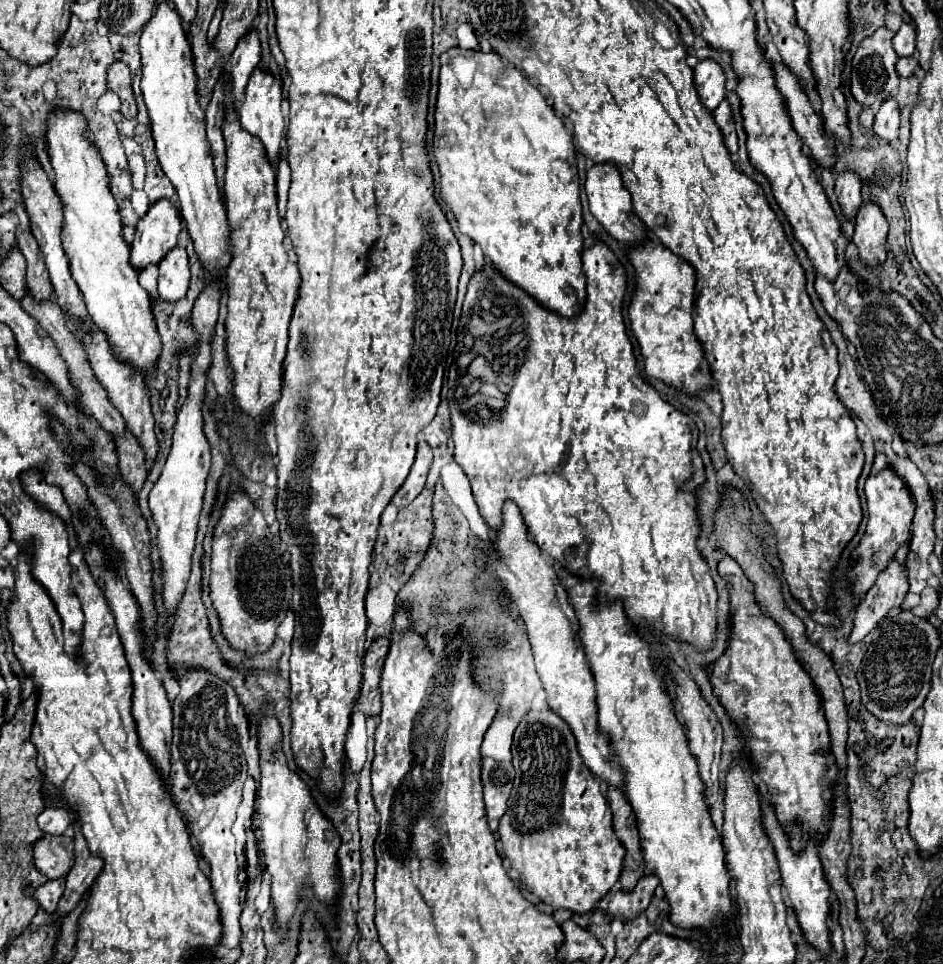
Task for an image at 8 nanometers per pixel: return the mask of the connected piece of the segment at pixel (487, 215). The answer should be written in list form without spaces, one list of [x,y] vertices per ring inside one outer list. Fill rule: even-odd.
[[[452,48],[440,56],[440,62],[442,62],[442,70],[440,70],[440,90],[438,90],[438,104],[436,104],[434,156],[436,156],[438,168],[440,168],[442,198],[448,202],[448,206],[456,214],[460,232],[470,236],[472,242],[482,248],[484,256],[492,262],[492,266],[496,270],[500,270],[500,274],[504,274],[504,278],[508,278],[508,282],[512,282],[514,286],[520,286],[528,296],[536,298],[544,308],[560,314],[564,318],[578,316],[586,302],[586,278],[582,272],[582,224],[584,224],[584,220],[582,220],[582,206],[580,206],[580,198],[578,198],[580,184],[578,184],[578,168],[576,168],[576,152],[574,152],[572,132],[566,130],[564,122],[548,106],[548,102],[540,94],[540,90],[534,88],[520,70],[516,70],[512,64],[504,62],[498,54],[484,54],[482,50],[468,52],[462,48]],[[456,56],[466,56],[476,62],[476,74],[474,74],[472,86],[466,90],[460,86],[460,82],[456,80],[454,72],[452,72],[452,60]]]

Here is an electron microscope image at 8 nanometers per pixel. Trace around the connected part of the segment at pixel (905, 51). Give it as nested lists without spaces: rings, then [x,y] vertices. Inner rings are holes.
[[[902,24],[900,30],[896,32],[896,36],[892,38],[892,44],[894,44],[894,50],[898,52],[898,56],[912,56],[914,48],[916,48],[916,32],[914,28],[910,28],[908,24]]]

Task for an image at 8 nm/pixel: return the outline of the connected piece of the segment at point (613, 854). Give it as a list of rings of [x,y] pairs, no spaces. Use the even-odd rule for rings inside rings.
[[[550,708],[528,710],[522,716],[514,730],[512,764],[516,780],[508,810],[500,818],[498,828],[510,866],[522,874],[530,892],[554,910],[566,908],[574,914],[590,912],[618,882],[624,864],[624,846],[614,834],[612,810],[600,790],[600,782],[596,782],[594,774],[584,766],[570,726]]]

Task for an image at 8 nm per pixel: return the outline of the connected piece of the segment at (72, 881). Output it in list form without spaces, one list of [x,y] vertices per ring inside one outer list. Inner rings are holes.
[[[82,832],[74,834],[74,854],[76,854],[76,864],[70,870],[70,874],[66,876],[66,890],[60,900],[58,912],[56,912],[58,916],[68,914],[80,902],[82,894],[94,884],[94,880],[98,878],[98,874],[104,866],[102,858],[88,850],[88,844],[86,844]]]

